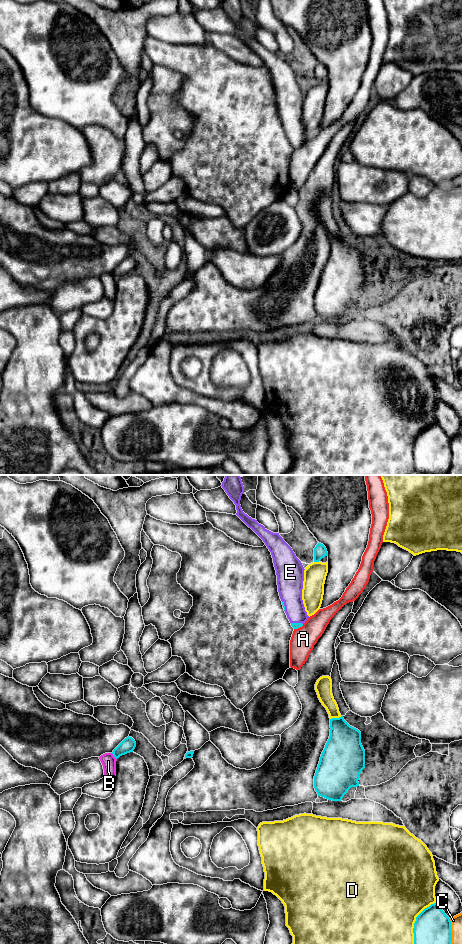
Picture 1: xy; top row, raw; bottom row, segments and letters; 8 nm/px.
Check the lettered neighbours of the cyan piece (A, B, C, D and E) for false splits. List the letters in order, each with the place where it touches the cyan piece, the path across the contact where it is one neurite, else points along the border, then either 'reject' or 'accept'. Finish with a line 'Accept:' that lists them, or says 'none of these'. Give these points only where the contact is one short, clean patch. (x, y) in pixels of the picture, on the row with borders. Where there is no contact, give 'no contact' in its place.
A: meets cyan in xy at (298, 627); reject
B: meets cyan in xy at (113, 755); border along xy (111, 753), (116, 759); reject
C: meets cyan in xy at (450, 931); reject
D: meets cyan in xy at (416, 920); reject
E: meets cyan in xy at (297, 623); runs through xy (295, 625), (297, 623), (291, 593); accept
Accept: E

